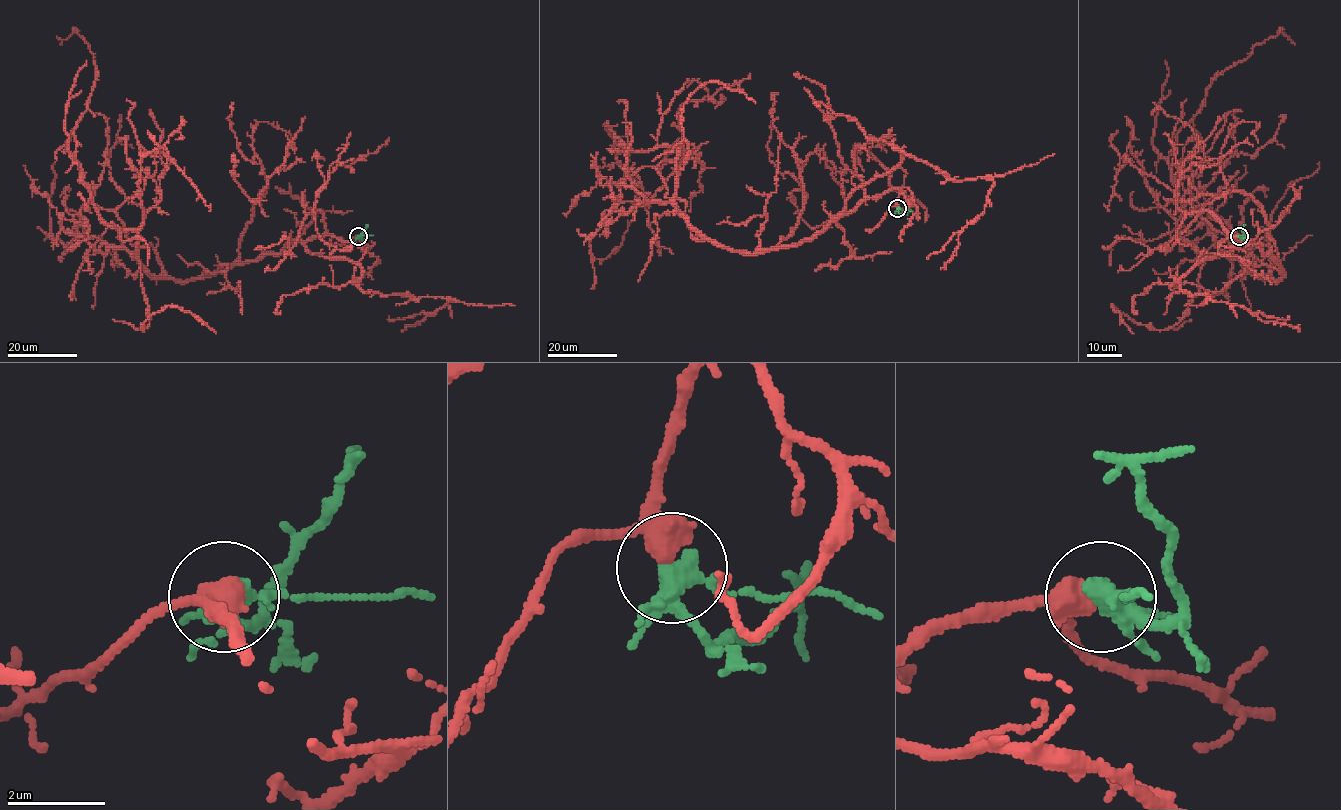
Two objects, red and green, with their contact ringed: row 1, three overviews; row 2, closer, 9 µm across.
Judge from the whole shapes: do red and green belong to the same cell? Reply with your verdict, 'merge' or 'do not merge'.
merge

